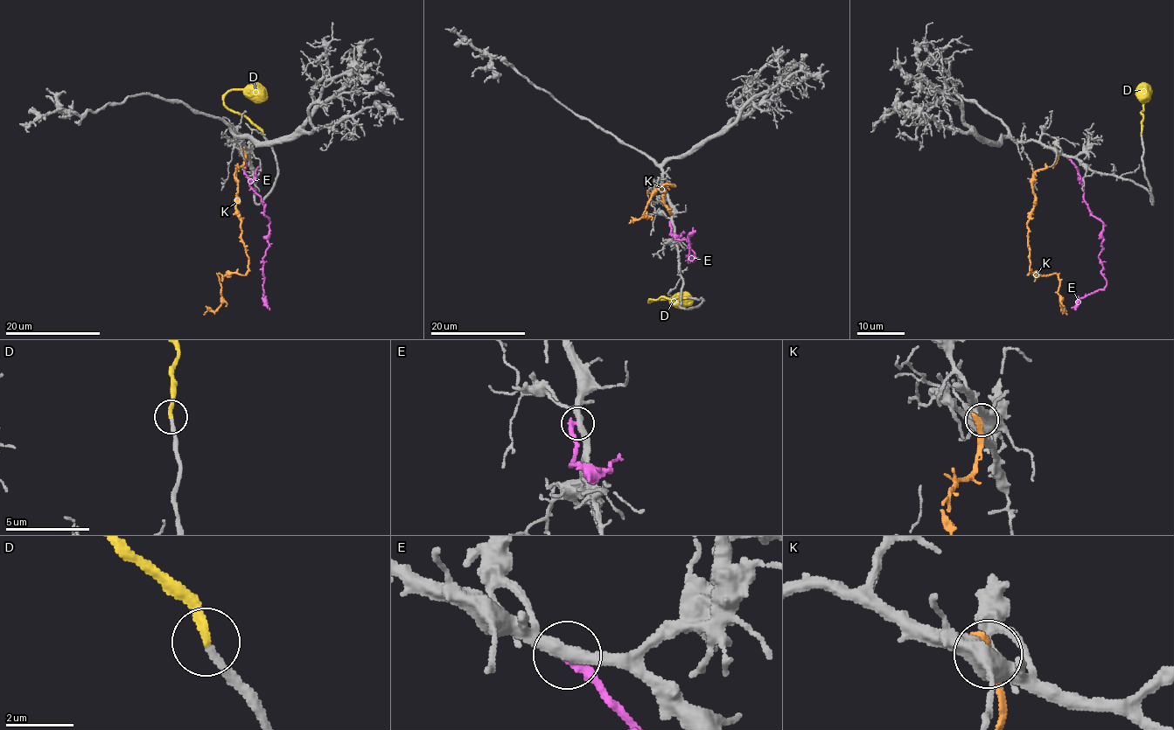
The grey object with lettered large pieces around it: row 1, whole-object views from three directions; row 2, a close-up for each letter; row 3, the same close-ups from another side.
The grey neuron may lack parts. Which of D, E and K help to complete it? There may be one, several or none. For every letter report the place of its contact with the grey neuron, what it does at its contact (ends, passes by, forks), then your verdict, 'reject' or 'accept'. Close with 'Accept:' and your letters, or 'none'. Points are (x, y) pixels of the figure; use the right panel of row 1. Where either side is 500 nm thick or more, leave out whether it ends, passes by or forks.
D: contact (1141, 135); it ends; accept
E: contact (1066, 156); it ends; reject
K: contact (1056, 149); reject
Accept: D

